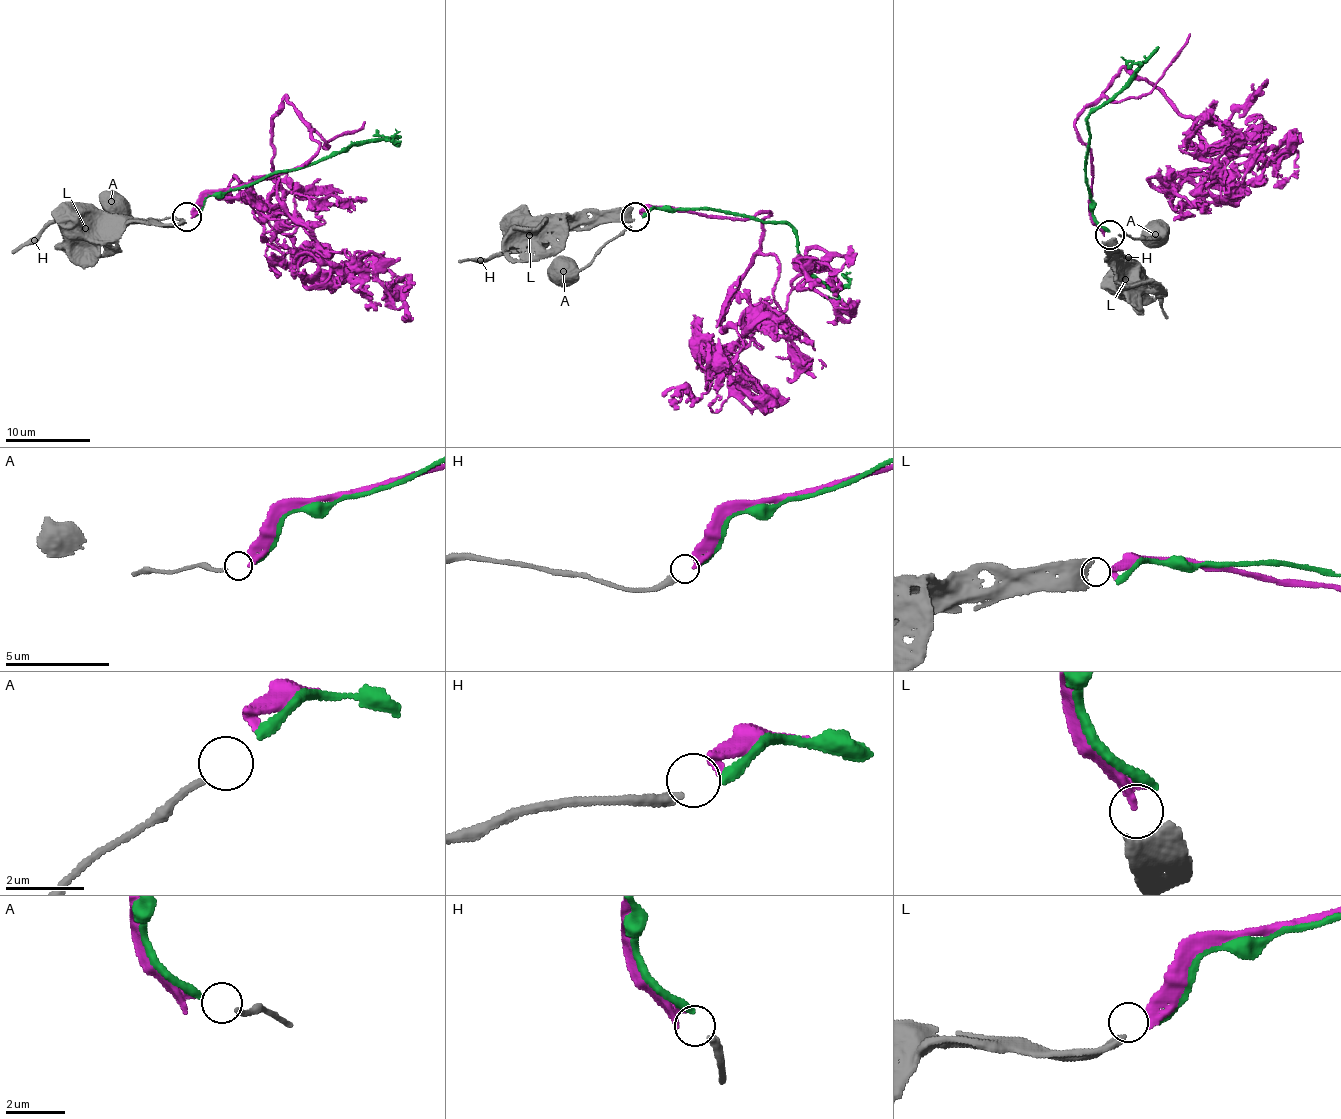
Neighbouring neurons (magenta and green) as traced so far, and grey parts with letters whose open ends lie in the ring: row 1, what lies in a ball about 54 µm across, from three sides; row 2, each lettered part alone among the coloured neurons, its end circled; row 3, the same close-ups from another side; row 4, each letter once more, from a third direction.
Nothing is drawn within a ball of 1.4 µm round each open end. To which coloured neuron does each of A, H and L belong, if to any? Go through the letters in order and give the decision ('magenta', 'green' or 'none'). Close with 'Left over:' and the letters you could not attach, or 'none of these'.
A: none
H: green
L: magenta
Left over: A

